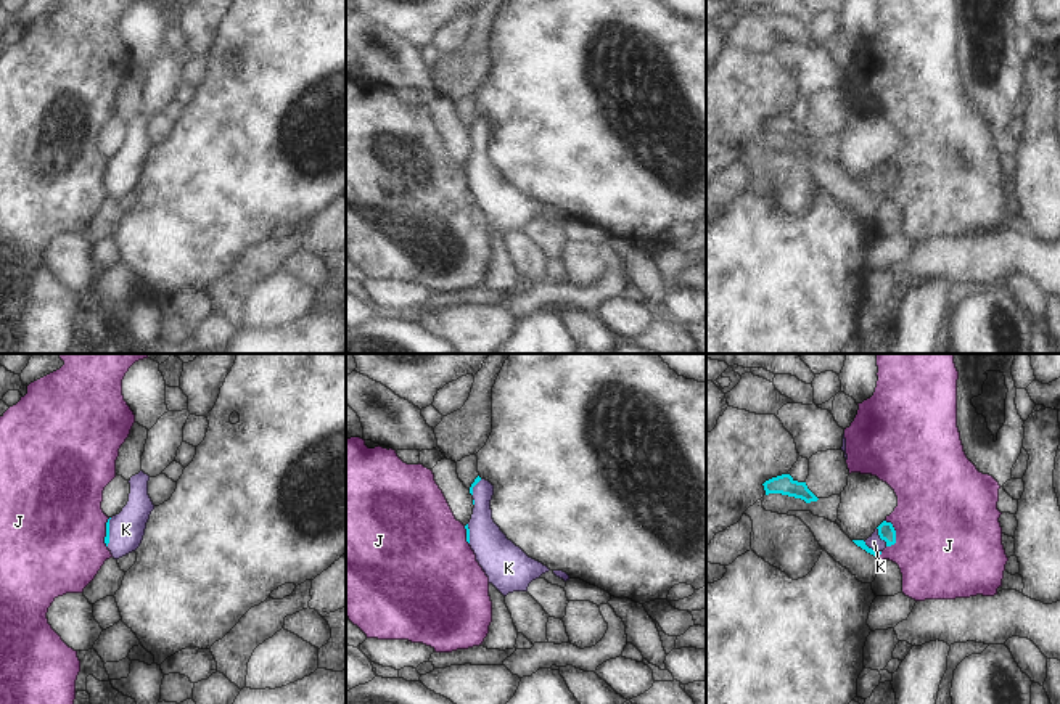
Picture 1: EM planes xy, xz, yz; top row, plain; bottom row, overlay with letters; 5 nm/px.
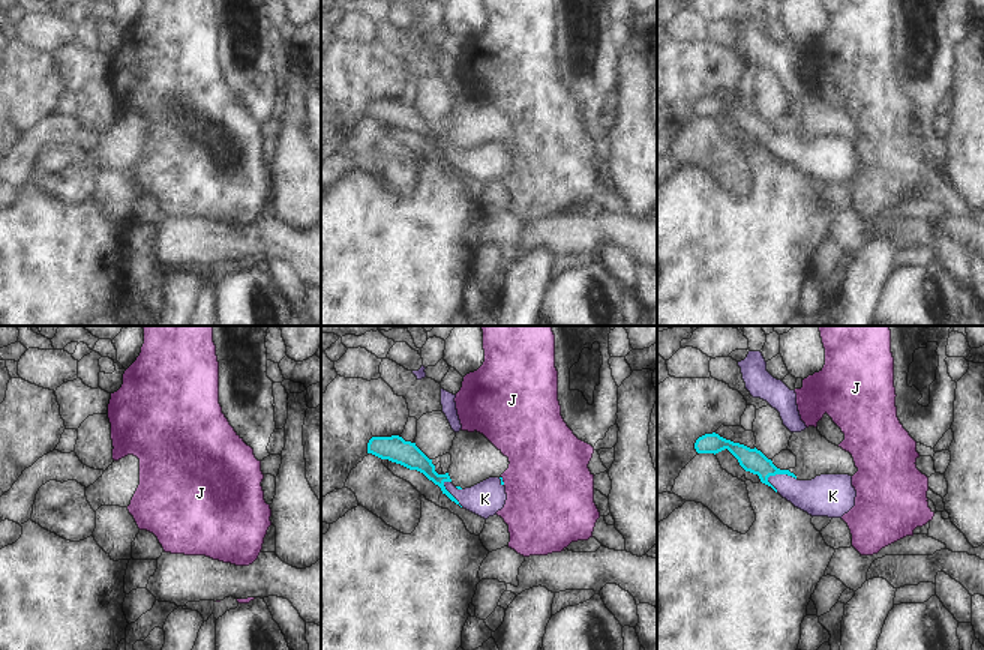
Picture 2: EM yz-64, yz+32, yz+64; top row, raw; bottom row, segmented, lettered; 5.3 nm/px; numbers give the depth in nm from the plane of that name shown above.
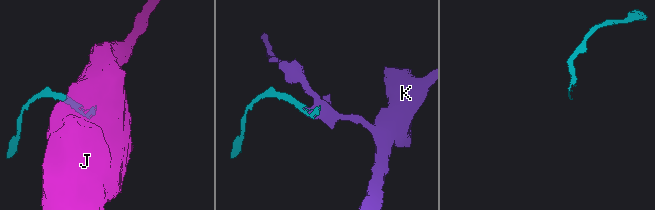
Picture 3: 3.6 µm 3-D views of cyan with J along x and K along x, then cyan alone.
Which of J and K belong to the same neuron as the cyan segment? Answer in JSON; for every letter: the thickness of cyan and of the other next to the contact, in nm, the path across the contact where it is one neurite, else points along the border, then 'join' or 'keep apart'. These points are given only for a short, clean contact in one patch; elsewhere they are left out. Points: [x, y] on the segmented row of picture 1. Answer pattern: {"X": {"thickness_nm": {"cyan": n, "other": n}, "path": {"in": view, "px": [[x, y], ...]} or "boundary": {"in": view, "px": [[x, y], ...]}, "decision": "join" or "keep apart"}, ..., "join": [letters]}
{"J": {"thickness_nm": {"cyan": 90, "other": 500}, "boundary": {"in": "yz", "px": [[885, 519], [895, 531], [895, 542], [890, 547]]}, "decision": "keep apart"}, "K": {"thickness_nm": {"cyan": 90, "other": 70}, "path": {"in": "yz", "px": [[887, 532], [880, 537], [874, 542]]}, "decision": "join"}, "join": ["K"]}

